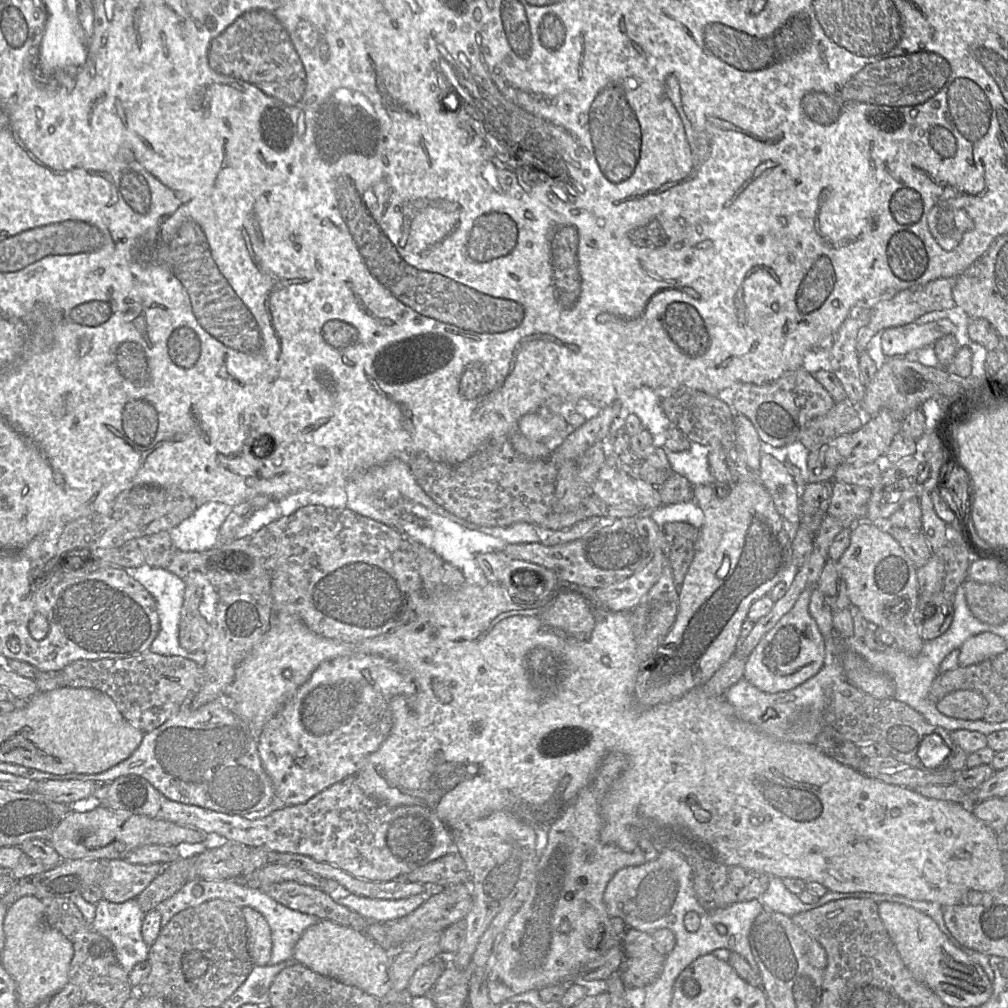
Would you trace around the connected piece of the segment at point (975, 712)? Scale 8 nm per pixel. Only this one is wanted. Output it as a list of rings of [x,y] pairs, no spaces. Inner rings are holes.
[[[972,690],[954,691],[937,703],[937,709],[943,715],[969,721],[982,720],[986,707],[986,699]]]

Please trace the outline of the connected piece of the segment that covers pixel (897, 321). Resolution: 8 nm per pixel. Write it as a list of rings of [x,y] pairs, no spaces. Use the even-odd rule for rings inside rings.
[[[940,278],[921,286],[912,286],[895,294],[892,298],[878,302],[871,309],[870,322],[862,327],[857,336],[858,355],[866,350],[869,341],[878,331],[913,323],[926,313],[952,309],[956,306],[953,300],[953,286],[955,278]]]

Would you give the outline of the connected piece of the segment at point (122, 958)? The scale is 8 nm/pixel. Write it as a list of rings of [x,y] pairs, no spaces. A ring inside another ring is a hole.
[[[102,899],[96,903],[96,915],[92,929],[106,937],[114,946],[117,959],[126,973],[130,973],[139,962],[147,960],[150,947],[144,941],[141,928],[145,914],[141,910],[136,899],[125,902],[113,903]]]

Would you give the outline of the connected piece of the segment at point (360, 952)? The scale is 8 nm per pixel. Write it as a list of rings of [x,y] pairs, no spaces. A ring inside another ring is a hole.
[[[319,920],[302,934],[292,959],[312,971],[357,987],[381,1000],[390,991],[389,953],[364,933],[330,920]]]

